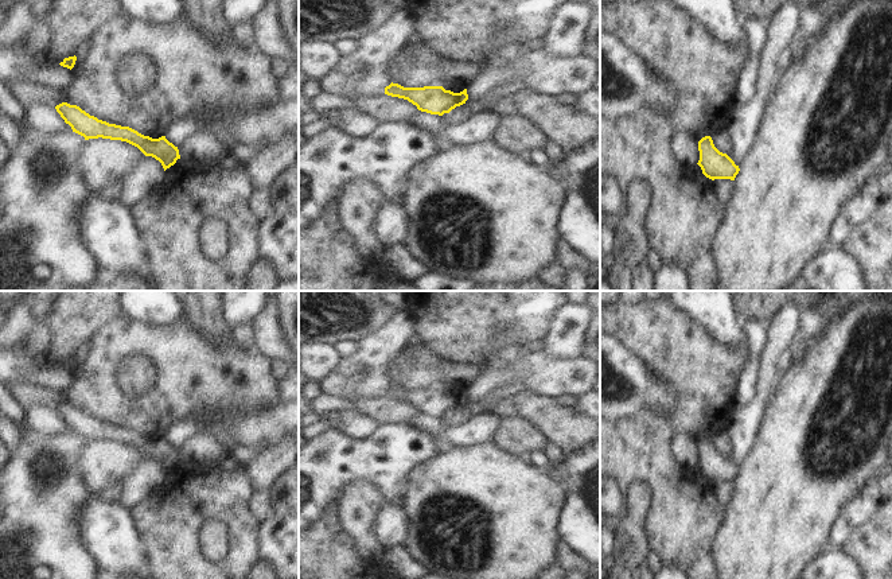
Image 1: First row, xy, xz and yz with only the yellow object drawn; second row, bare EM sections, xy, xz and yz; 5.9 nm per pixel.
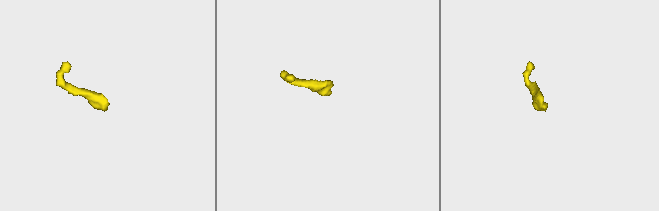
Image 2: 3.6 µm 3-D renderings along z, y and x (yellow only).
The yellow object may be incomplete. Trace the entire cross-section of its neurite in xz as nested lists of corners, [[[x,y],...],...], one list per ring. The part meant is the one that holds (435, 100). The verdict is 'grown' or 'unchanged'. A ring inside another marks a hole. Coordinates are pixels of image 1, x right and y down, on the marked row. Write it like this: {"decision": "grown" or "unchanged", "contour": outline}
{"decision": "unchanged", "contour": [[[393,82],[385,88],[385,94],[408,100],[418,110],[439,116],[449,113],[468,100],[467,89],[453,93],[443,86],[404,88]]]}

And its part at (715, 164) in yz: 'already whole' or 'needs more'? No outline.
already whole

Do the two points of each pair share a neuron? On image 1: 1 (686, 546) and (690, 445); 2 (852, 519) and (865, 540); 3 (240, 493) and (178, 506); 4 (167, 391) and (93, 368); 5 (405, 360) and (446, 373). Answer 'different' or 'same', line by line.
1: different
2: different
3: same
4: same
5: different

